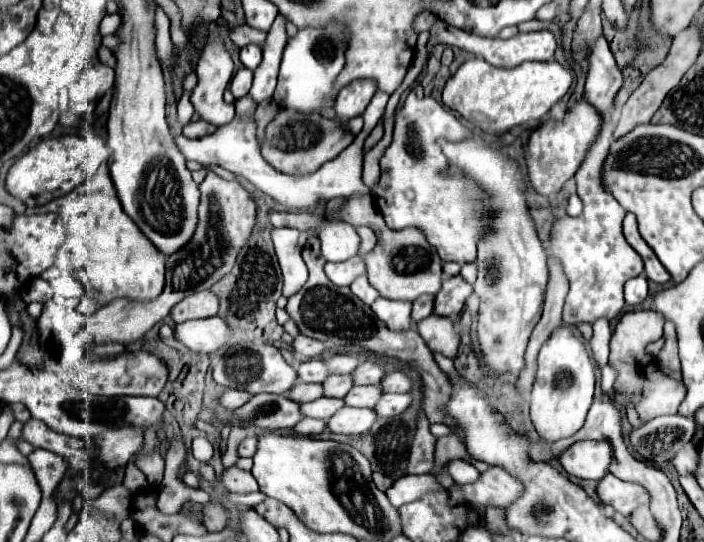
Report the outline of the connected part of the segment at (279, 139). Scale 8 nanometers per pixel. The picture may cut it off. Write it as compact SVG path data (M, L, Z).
M282 109L266 125L260 151L262 151L262 157L276 171L288 173L288 175L304 175L304 173L314 173L326 161L332 161L334 157L338 157L352 143L352 139L354 137L346 133L342 125L332 119L326 119L318 113L298 113L298 111Z

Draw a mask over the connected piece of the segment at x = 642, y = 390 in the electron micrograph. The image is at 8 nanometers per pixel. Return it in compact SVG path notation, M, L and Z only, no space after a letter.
M650 309L628 311L618 319L616 329L612 331L612 339L610 339L610 361L608 363L616 369L616 385L614 385L612 399L620 403L622 407L632 403L642 421L654 419L658 415L676 413L678 405L686 397L684 383L666 377L658 369L656 357L646 353L646 345L662 337L662 327L664 327L662 313L656 313Z

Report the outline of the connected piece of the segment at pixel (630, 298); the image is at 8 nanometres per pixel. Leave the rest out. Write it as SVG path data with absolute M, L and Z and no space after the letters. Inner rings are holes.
M638 275L638 277L630 279L624 285L624 297L626 297L628 305L644 303L644 299L648 297L648 279L644 275Z

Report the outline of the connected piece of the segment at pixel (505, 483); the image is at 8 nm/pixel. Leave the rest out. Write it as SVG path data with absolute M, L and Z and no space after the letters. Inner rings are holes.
M488 469L478 481L463 485L464 497L476 507L506 507L522 493L522 485L504 469Z

